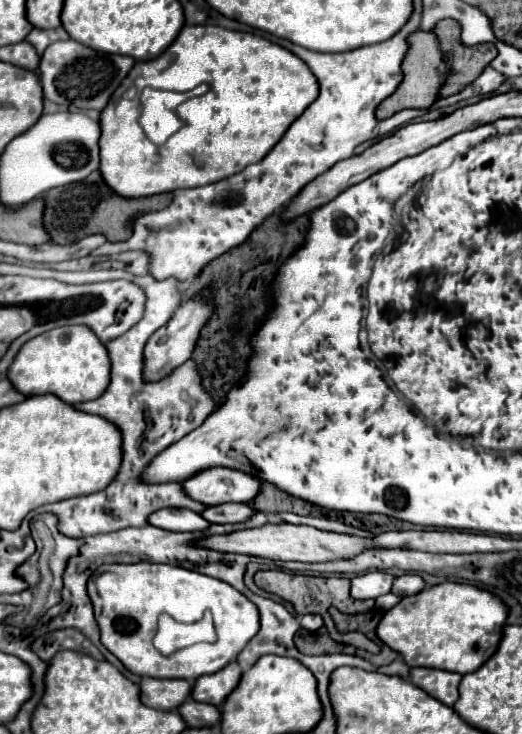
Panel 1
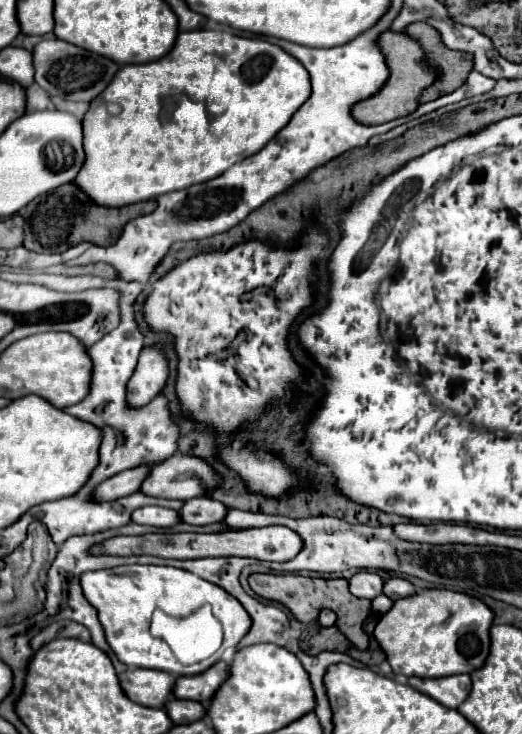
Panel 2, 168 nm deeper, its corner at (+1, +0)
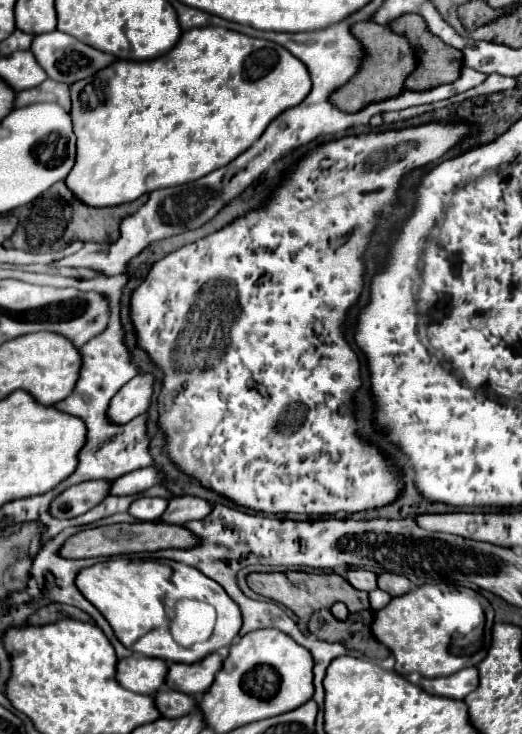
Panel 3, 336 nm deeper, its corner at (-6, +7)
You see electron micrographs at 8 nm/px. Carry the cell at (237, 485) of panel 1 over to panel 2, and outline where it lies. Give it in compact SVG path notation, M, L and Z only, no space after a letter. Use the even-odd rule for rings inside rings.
M174 453L170 459L154 465L148 477L142 481L140 491L150 497L162 499L194 499L212 491L218 485L218 477L212 467L192 455ZM194 495L194 497L174 497Z

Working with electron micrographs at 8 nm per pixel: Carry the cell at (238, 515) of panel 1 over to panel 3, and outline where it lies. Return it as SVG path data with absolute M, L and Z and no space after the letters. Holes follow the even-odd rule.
M175 496L169 500L169 506L165 510L165 514L161 516L163 522L167 524L187 524L191 520L201 520L209 514L209 510L213 510L213 506L197 496Z

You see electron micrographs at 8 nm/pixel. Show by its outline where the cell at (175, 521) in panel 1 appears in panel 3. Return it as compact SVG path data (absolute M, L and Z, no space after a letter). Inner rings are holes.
M141 496L137 498L131 508L129 508L129 514L135 516L137 520L143 520L143 522L155 522L163 516L167 508L167 500L165 498L147 498L147 496Z

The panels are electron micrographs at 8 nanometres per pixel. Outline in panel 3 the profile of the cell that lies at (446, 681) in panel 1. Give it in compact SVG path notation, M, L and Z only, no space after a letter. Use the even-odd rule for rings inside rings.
M463 668L461 672L445 678L421 678L419 686L437 696L447 696L447 698L457 698L463 700L469 692L473 692L479 686L477 678L477 668Z

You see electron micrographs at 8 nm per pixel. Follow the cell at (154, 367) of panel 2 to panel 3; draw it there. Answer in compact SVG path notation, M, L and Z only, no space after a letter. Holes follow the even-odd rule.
M137 374L129 384L117 392L117 396L111 400L109 406L109 420L115 424L125 424L133 420L135 416L147 412L151 400L153 400L153 390L155 388L155 378L153 374Z

